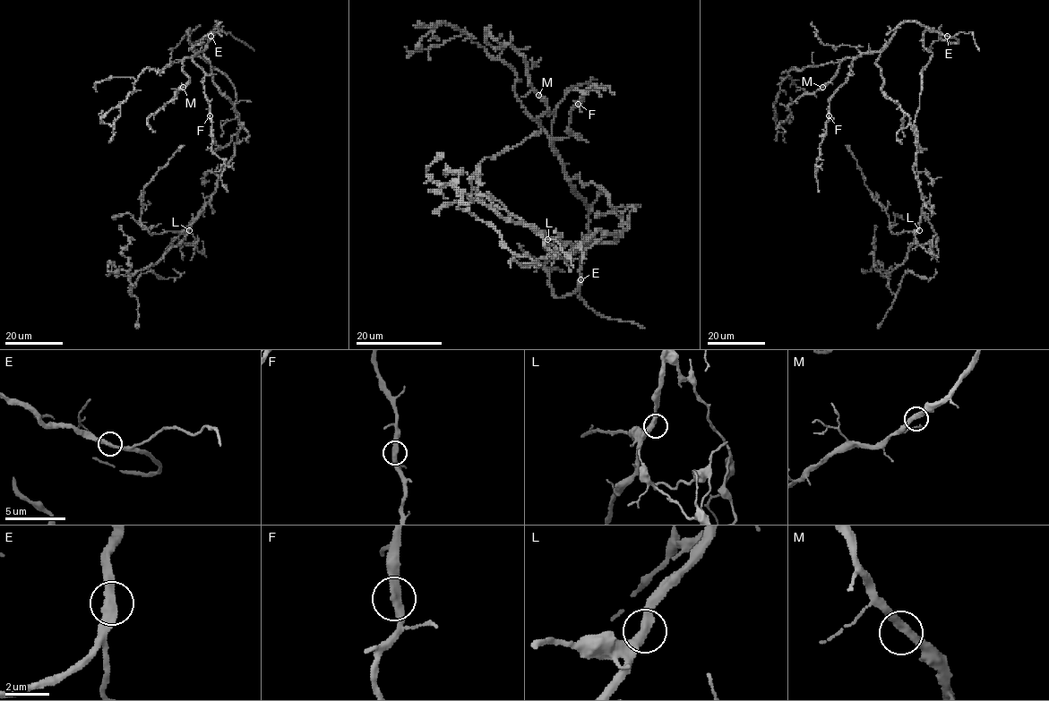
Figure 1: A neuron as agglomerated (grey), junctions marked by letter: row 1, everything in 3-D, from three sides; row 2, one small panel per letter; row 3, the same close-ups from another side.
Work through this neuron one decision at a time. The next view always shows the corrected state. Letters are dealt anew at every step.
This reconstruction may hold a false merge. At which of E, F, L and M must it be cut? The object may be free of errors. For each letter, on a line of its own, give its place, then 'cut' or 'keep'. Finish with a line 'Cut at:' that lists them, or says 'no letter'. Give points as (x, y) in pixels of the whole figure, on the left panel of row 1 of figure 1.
E: place (210, 36); keep
F: place (210, 115); keep
L: place (189, 230); keep
M: place (183, 87); keep
Cut at: no letter

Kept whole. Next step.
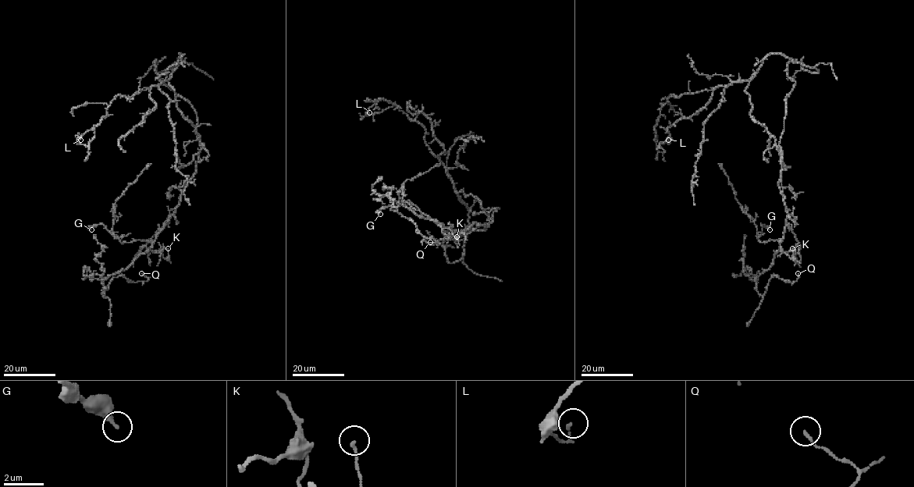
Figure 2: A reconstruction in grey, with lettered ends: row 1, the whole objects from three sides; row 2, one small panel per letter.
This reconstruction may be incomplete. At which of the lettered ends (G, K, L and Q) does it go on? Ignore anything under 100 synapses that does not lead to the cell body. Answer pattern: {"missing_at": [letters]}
{"missing_at": []}

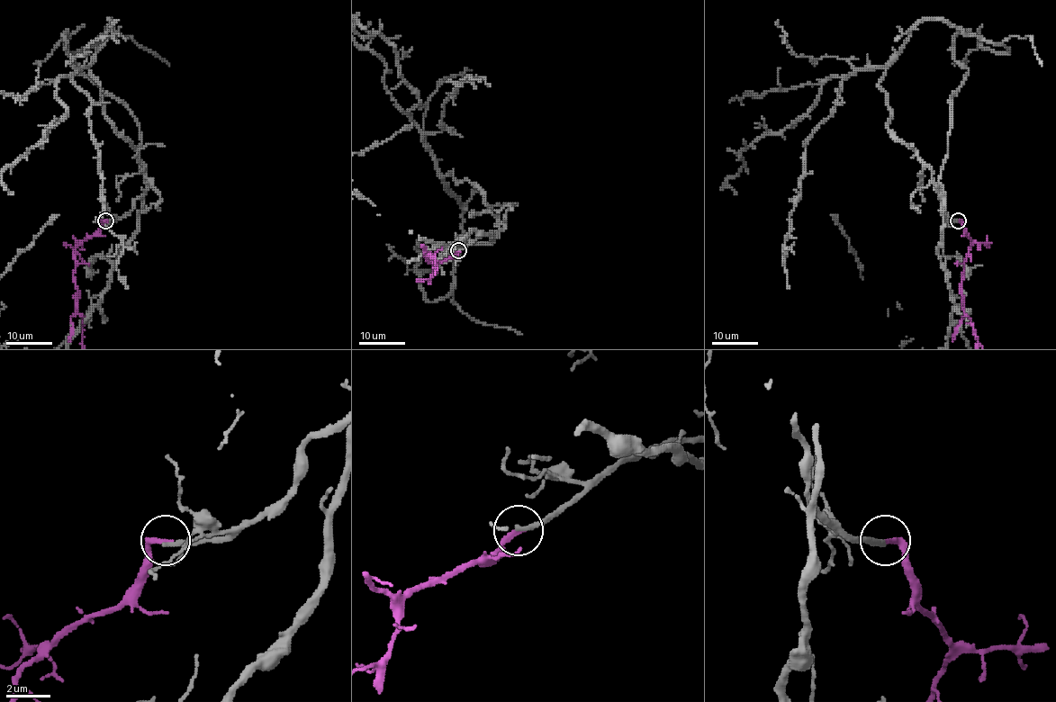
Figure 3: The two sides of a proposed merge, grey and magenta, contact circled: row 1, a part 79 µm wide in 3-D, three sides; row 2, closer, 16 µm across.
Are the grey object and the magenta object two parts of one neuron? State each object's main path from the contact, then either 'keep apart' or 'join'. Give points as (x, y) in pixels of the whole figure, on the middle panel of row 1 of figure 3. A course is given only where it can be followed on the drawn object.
grey via (458, 251), (504, 226), (470, 181), (441, 177), (423, 131), (386, 89), (385, 61) | magenta via (458, 251), (434, 264), (428, 260), (426, 255), (429, 253), (428, 256), (434, 259), (434, 269), (436, 267) | join

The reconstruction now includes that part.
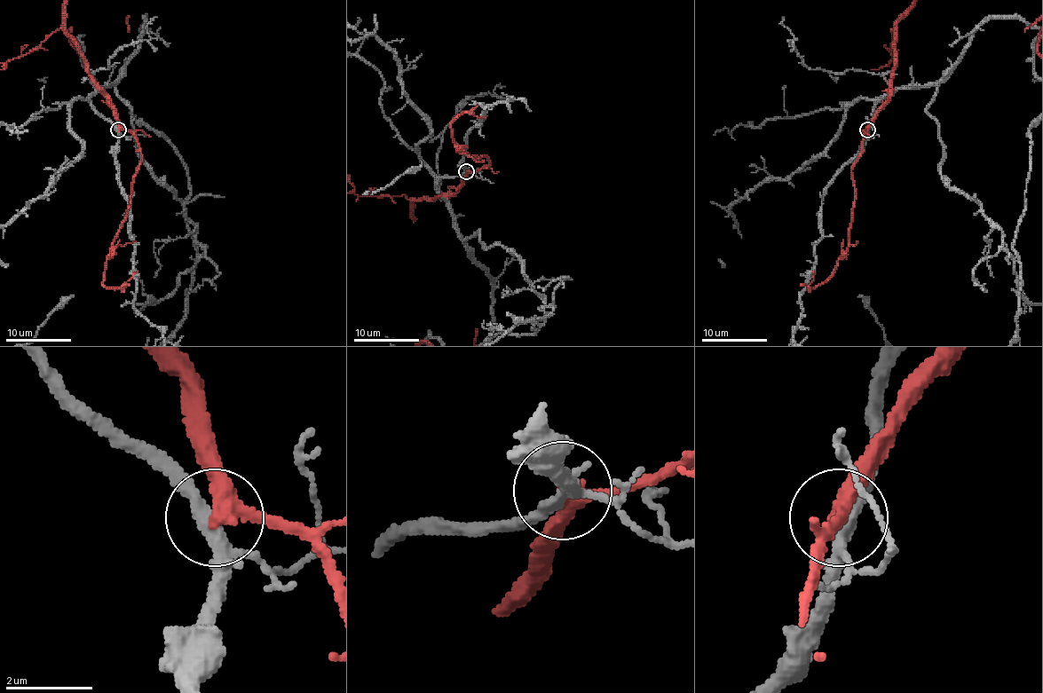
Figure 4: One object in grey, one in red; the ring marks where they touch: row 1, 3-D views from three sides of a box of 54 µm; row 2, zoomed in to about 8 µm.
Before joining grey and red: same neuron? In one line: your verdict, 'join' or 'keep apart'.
keep apart

